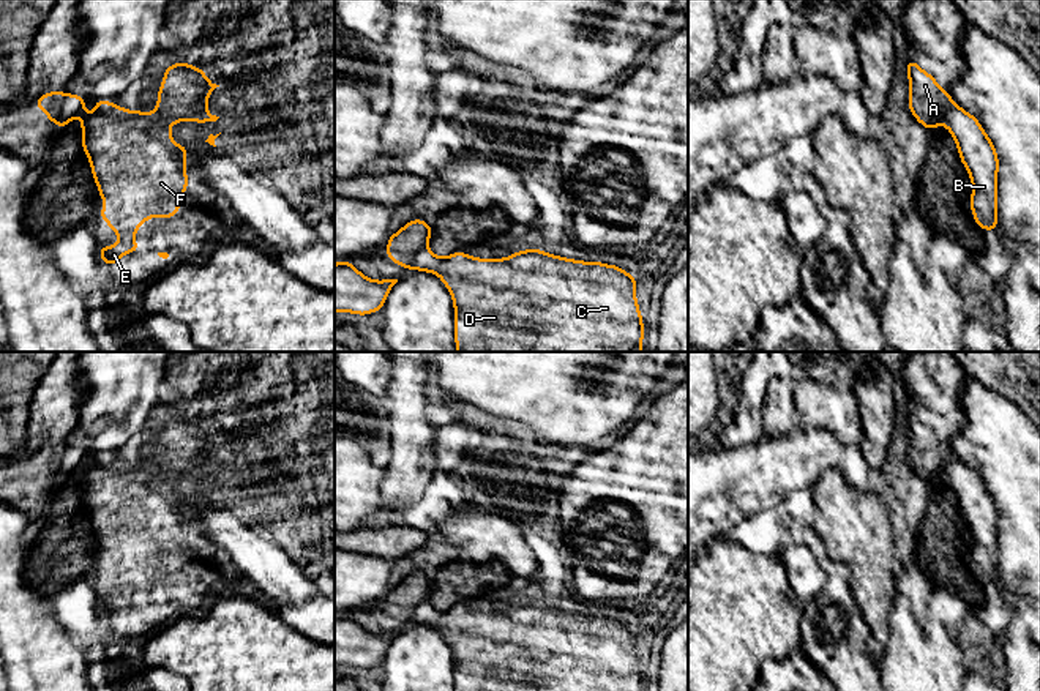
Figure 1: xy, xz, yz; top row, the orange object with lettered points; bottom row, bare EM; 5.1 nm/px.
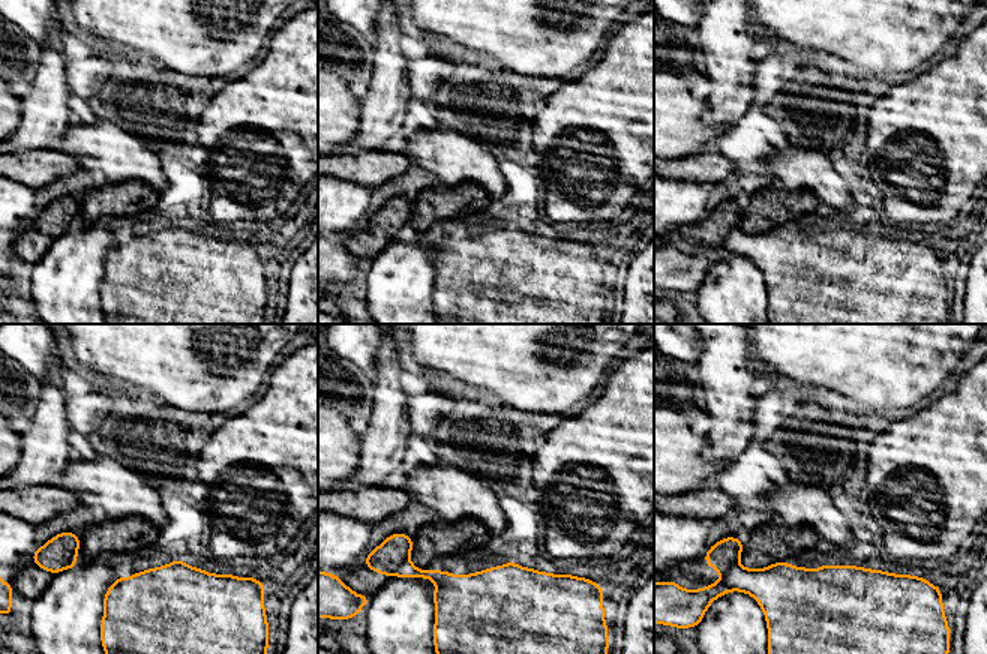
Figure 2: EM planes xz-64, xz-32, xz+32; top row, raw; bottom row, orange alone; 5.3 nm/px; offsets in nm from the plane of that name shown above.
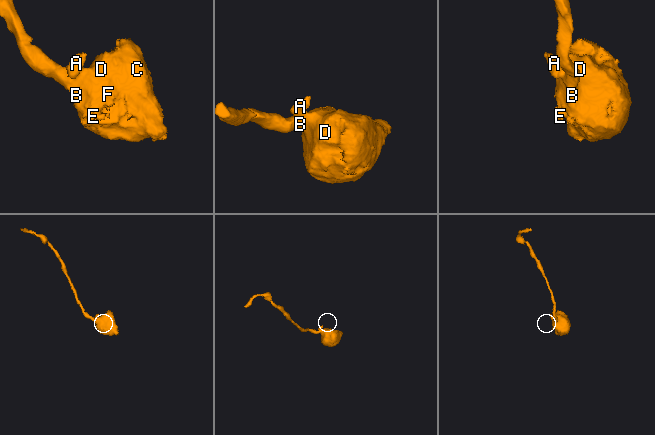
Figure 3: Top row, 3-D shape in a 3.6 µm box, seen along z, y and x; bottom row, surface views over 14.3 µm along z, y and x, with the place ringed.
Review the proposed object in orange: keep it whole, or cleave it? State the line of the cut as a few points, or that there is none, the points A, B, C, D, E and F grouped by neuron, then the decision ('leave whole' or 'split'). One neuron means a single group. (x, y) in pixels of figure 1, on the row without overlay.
cut xy (67, 450), (56, 475); groups A / B C D E F; split

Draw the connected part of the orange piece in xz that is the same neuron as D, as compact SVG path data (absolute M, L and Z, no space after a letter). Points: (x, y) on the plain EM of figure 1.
M428 601L417 606L409 623L436 626L453 650L455 691L644 691L636 653L636 629L617 618L573 614L541 603L516 604L505 612L478 612L462 604L437 611Z

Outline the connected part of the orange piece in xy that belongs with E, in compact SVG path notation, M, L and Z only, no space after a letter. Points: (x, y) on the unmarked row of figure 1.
M175 415L163 424L164 432L158 445L158 459L148 469L140 462L131 465L110 454L95 454L95 467L84 464L85 454L80 448L71 446L65 451L57 481L65 481L76 469L82 470L80 483L84 486L82 503L90 513L93 532L96 535L104 560L99 571L110 579L106 584L118 587L117 599L99 599L99 611L104 618L114 618L128 606L139 606L134 588L139 577L152 570L167 573L180 566L180 554L189 538L186 532L185 505L189 499L177 499L172 494L169 480L183 473L196 476L216 475L219 470L207 465L207 453L219 440L210 435L204 423Z

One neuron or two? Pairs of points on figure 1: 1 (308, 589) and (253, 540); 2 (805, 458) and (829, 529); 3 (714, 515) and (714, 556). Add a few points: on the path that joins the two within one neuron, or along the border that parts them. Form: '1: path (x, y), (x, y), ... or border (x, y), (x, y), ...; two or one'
1: path (294, 582), (265, 554); one
2: border (834, 466), (811, 488); two
3: border (723, 534), (704, 545); two

